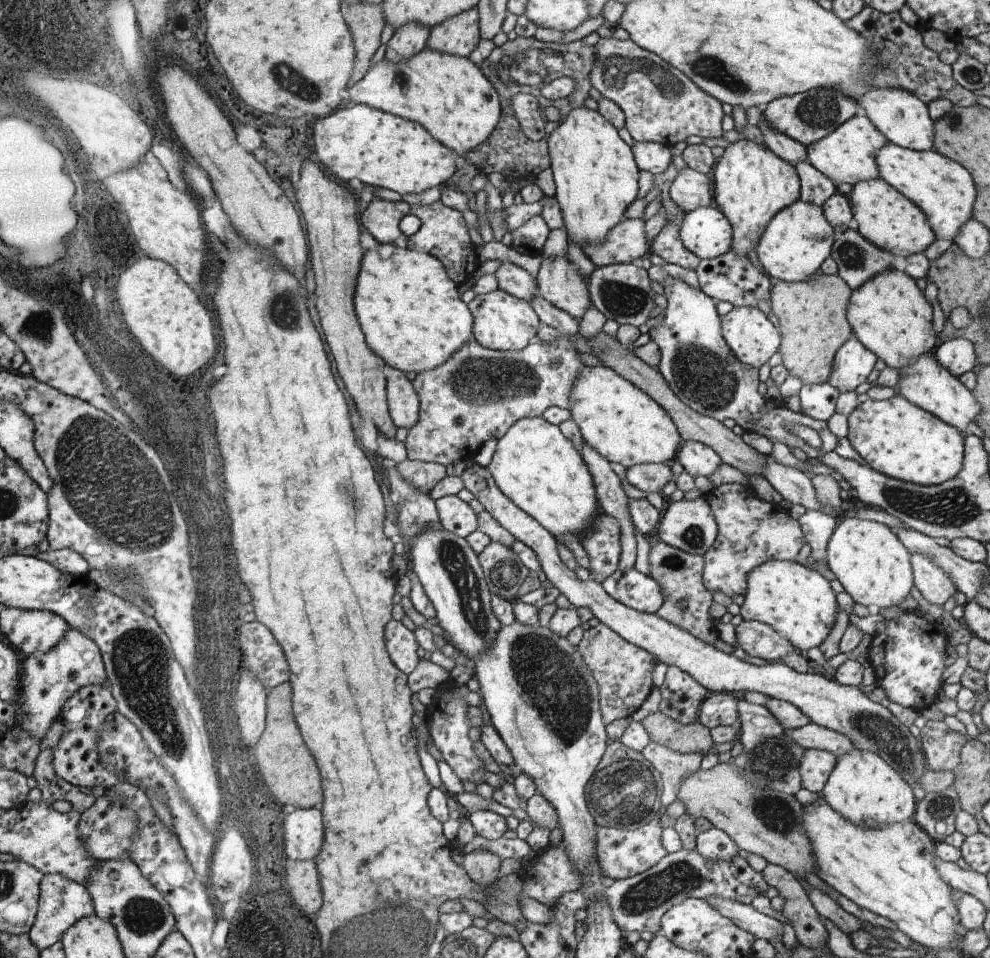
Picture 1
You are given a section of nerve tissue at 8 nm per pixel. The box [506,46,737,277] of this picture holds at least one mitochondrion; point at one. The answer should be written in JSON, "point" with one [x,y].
{"point":[620,69]}

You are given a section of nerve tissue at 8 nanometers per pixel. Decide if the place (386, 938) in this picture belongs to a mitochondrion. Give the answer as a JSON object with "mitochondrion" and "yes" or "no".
{"mitochondrion":"yes"}

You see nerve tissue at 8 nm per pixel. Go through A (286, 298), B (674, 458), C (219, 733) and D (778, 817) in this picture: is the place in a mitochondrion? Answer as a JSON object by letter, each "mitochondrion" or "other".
{"A":"mitochondrion","B":"other","C":"other","D":"mitochondrion"}

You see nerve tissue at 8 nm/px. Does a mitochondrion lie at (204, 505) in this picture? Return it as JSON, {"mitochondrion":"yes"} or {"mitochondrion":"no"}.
{"mitochondrion":"yes"}

